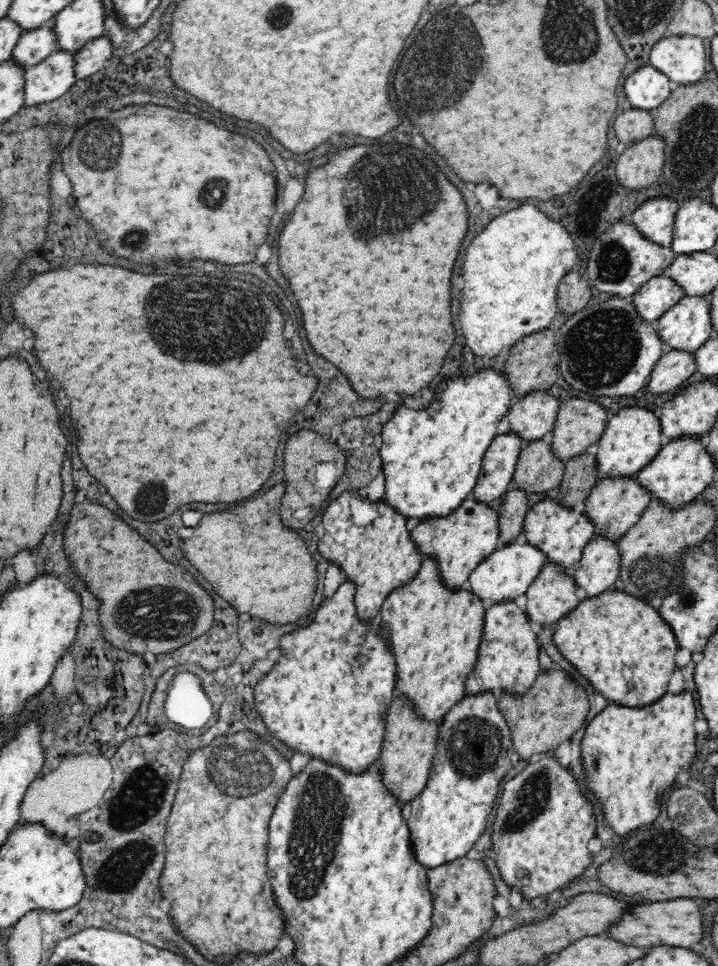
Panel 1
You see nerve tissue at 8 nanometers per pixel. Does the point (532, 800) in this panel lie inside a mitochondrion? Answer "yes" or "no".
yes

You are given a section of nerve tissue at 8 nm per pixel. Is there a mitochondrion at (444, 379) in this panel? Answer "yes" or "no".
no

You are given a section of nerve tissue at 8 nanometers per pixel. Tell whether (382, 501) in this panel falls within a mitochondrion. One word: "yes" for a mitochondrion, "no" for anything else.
no

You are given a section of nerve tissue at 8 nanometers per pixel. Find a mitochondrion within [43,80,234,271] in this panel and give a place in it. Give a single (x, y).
(89, 138)

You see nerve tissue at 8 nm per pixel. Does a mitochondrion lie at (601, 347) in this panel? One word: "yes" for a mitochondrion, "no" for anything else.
yes

